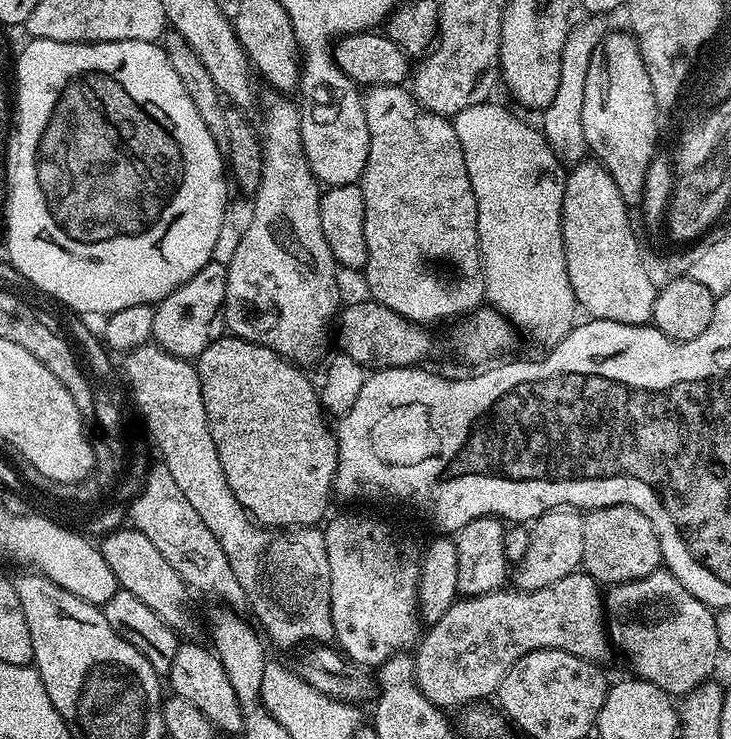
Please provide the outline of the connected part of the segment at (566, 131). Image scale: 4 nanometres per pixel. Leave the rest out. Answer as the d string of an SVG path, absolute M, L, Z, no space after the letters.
M592 14L580 25L569 27L566 46L562 46L562 74L558 78L558 94L554 94L554 102L550 102L548 108L543 109L544 124L542 131L548 139L548 145L554 150L554 154L565 166L580 163L585 159L588 143L582 128L583 91L586 85L586 74L590 66L591 56L604 42L609 31L609 17L604 14Z

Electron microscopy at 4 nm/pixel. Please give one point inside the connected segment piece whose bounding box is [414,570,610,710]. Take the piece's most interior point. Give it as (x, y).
(464, 656)

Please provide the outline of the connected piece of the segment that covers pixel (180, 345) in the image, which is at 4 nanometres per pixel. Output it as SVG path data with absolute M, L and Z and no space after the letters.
M213 262L202 266L194 278L190 278L178 290L155 305L152 340L170 354L183 360L195 361L210 342L225 335L224 299L228 269L223 263Z

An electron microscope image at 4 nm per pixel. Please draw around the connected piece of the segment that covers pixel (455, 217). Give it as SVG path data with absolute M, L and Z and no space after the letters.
M373 84L367 89L366 94L363 93L364 113L366 114L366 130L370 130L370 150L366 158L366 166L364 167L364 175L360 177L358 183L362 190L362 198L366 198L366 250L368 251L368 260L365 262L362 275L368 279L367 295L371 299L377 300L382 306L386 306L390 310L394 310L398 314L402 314L407 320L414 320L417 324L425 326L431 325L431 320L448 320L451 316L467 317L476 311L485 303L486 293L484 290L484 268L480 265L480 243L478 242L478 206L474 202L474 190L470 186L470 174L466 174L466 158L462 158L462 146L458 142L458 134L456 133L456 125L449 117L435 116L433 112L425 112L420 107L419 102L413 98L411 91L407 87L398 84Z

